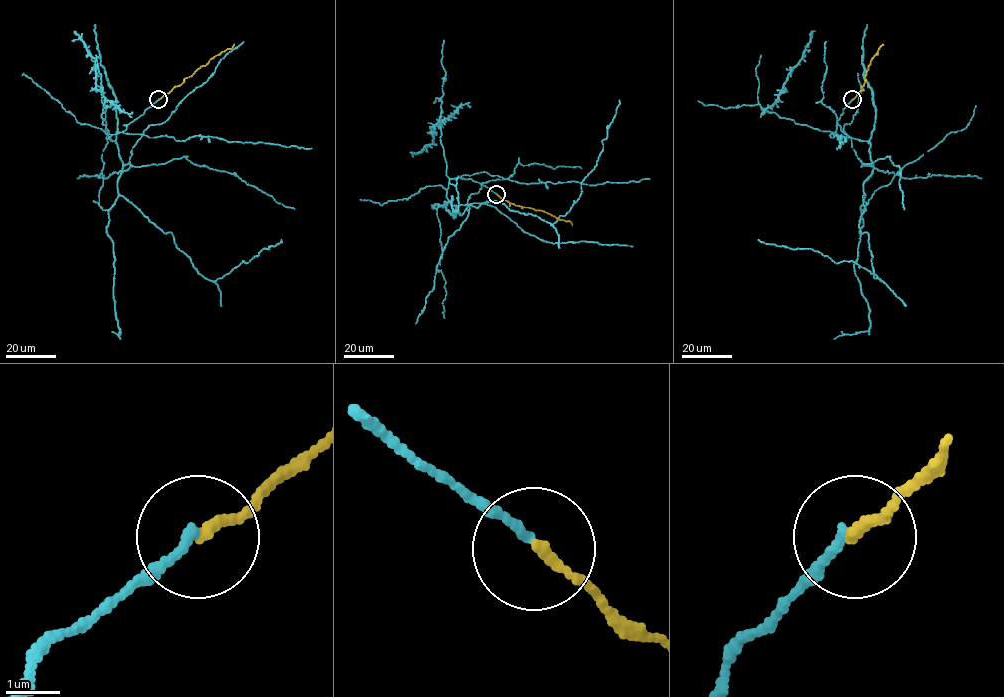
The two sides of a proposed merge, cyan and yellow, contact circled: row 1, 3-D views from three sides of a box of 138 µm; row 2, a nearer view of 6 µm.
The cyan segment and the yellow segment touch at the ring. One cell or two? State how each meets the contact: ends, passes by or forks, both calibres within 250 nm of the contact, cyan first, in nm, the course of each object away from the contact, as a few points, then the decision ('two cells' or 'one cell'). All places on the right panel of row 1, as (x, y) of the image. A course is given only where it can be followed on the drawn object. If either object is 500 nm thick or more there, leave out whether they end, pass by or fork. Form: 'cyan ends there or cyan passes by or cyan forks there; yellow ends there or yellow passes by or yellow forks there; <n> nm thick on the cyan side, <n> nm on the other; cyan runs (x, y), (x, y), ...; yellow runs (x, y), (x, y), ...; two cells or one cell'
cyan ends there; yellow ends there; 160 nm thick on the cyan side, 190 nm on the other; cyan runs (852, 99), (836, 133), (870, 145), (859, 228), (882, 281), (851, 261), (758, 239); yellow runs (853, 99), (863, 86), (871, 60), (883, 44); one cell

